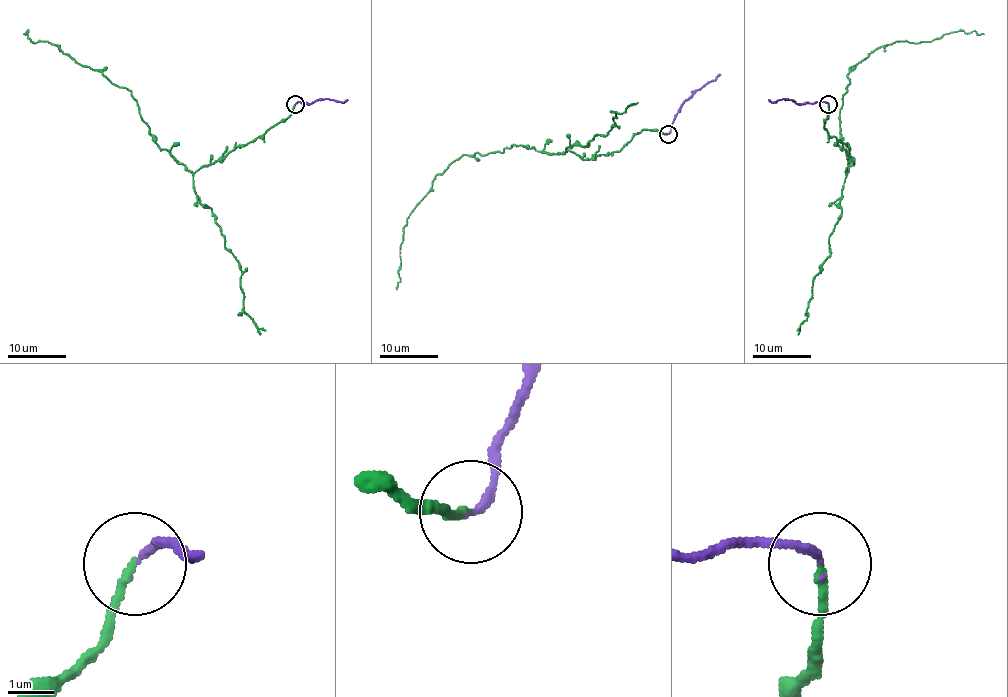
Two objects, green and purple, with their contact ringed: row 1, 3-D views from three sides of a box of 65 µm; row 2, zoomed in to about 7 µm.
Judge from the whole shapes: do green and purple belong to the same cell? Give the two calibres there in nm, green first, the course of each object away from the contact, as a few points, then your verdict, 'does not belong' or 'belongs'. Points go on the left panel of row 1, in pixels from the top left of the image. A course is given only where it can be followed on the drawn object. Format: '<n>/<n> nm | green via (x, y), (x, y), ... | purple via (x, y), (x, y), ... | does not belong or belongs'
150/170 nm | green via (295, 104), (247, 145), (193, 172), (160, 148), (129, 91), (57, 45), (24, 34) | purple via (295, 104), (348, 99) | belongs

